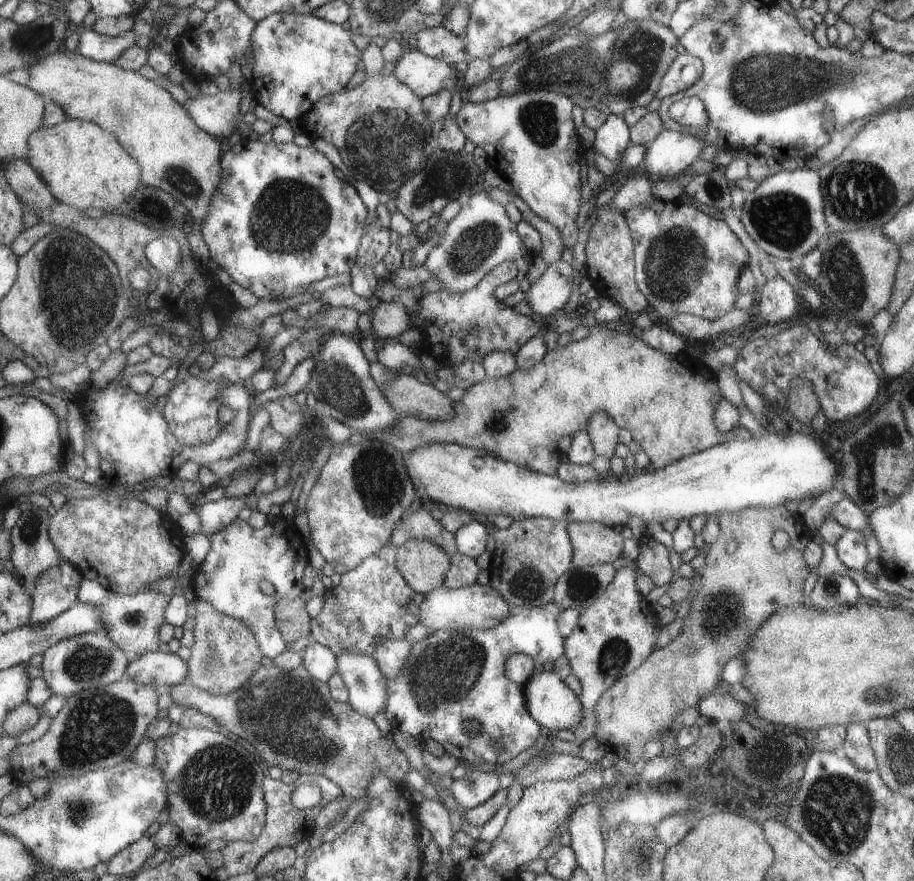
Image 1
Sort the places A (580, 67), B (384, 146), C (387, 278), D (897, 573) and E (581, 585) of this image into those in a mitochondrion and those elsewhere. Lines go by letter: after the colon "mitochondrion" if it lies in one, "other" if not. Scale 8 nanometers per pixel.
A: mitochondrion
B: mitochondrion
C: other
D: other
E: mitochondrion

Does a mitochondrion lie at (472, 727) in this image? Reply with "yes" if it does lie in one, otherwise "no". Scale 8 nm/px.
yes

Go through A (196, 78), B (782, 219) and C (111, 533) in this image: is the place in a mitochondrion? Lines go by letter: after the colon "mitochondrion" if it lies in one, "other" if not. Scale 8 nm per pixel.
A: other
B: mitochondrion
C: other

